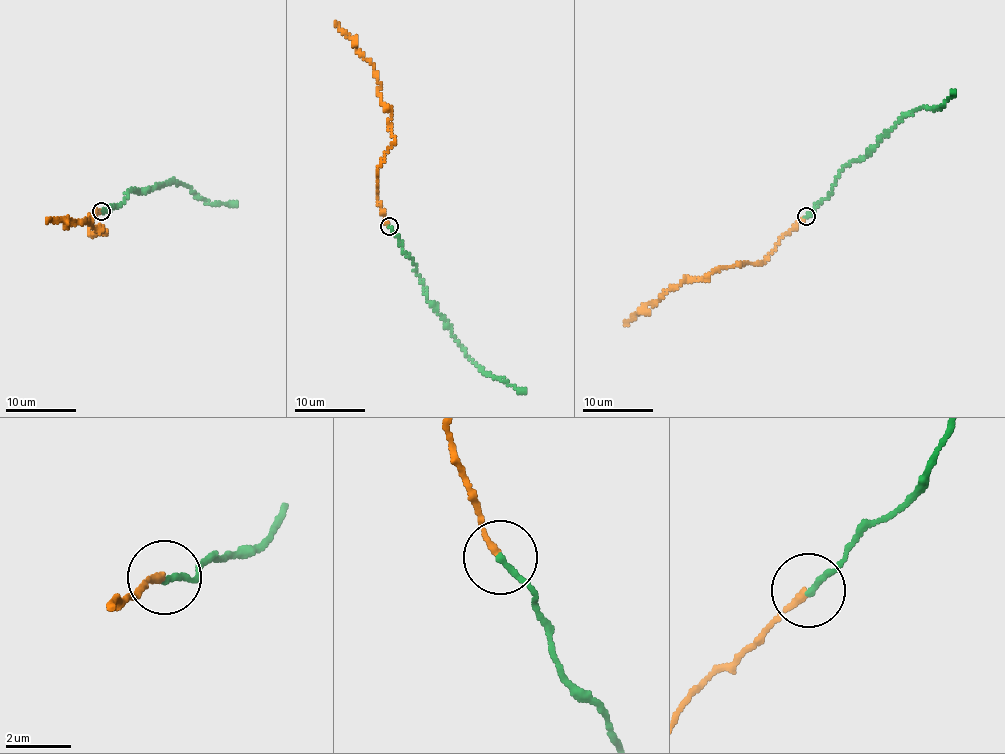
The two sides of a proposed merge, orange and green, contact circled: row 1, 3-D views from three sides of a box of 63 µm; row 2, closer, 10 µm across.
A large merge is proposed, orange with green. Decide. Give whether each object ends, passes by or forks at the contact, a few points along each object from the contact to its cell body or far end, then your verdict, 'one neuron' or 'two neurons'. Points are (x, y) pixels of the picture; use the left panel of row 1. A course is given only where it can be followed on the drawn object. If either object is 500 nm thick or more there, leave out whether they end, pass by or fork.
orange ends | green ends | orange via (100, 210), (90, 216), (88, 233), (106, 233), (102, 226), (92, 226), (88, 218), (92, 221), (48, 220) | green via (100, 210), (123, 201), (132, 190), (142, 193), (172, 181), (207, 203), (237, 204) | one neuron

